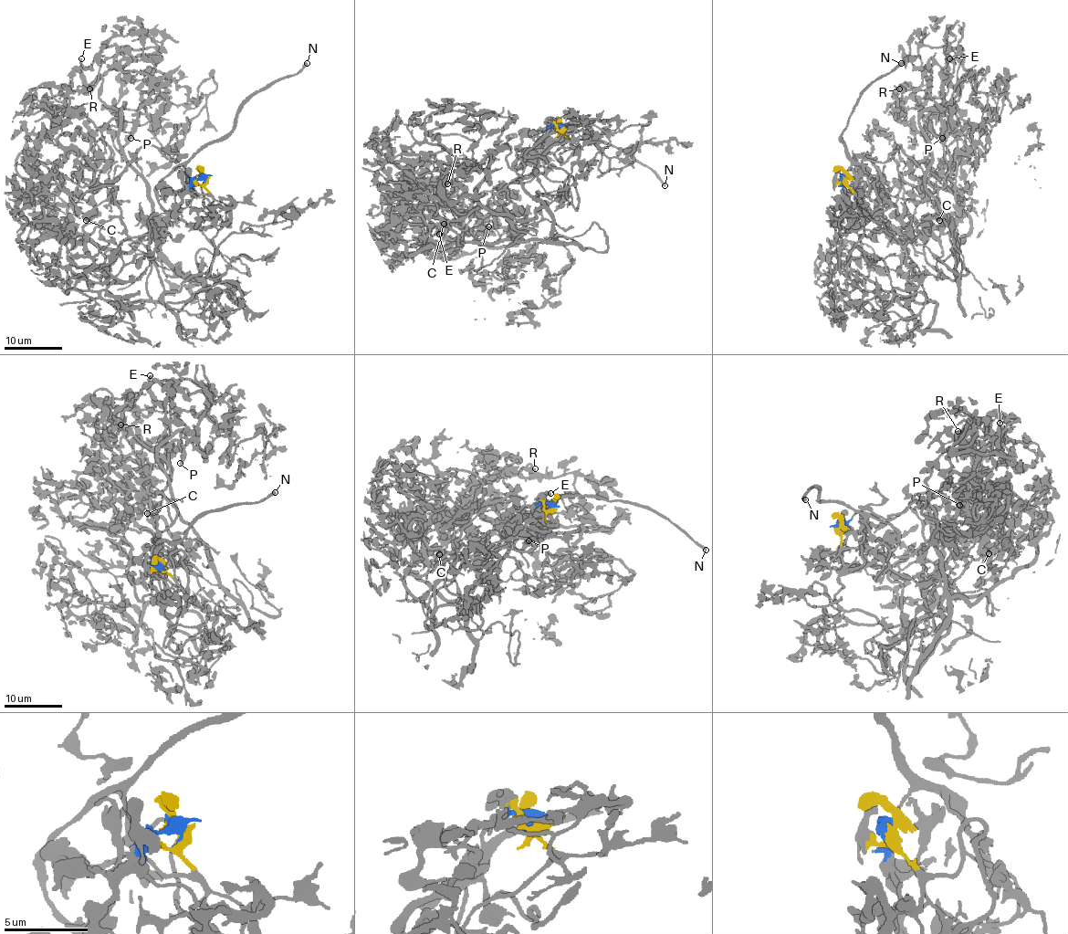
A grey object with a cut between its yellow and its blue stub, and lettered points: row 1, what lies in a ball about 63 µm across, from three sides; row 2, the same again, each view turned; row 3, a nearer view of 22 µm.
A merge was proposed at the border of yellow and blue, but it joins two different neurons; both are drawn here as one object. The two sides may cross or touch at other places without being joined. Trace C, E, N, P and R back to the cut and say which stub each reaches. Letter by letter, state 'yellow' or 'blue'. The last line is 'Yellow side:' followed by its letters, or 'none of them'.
C: yellow
E: yellow
N: blue
P: yellow
R: yellow
Yellow side: C, E, P, R

